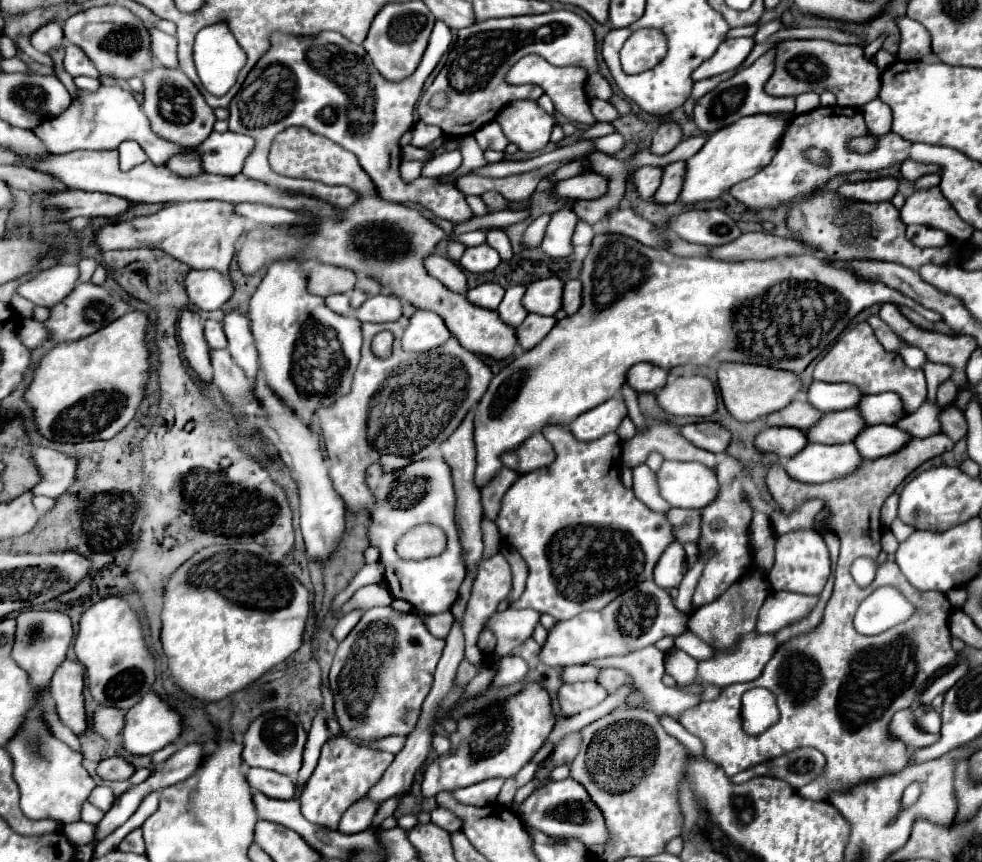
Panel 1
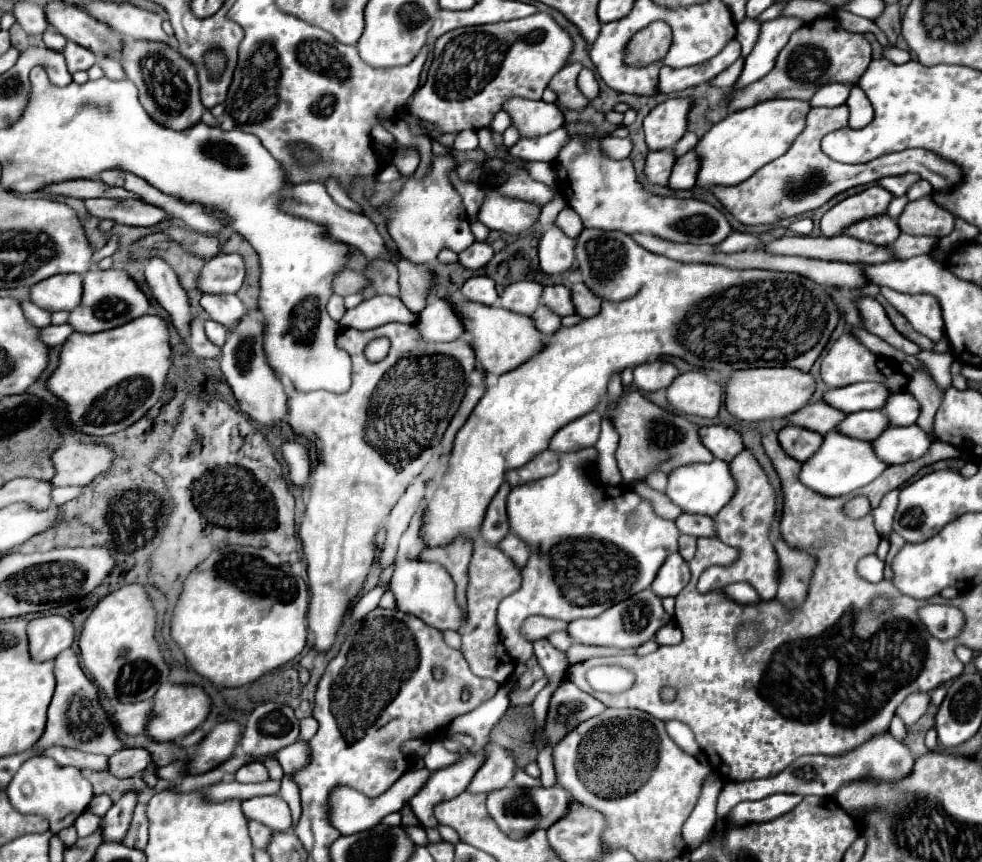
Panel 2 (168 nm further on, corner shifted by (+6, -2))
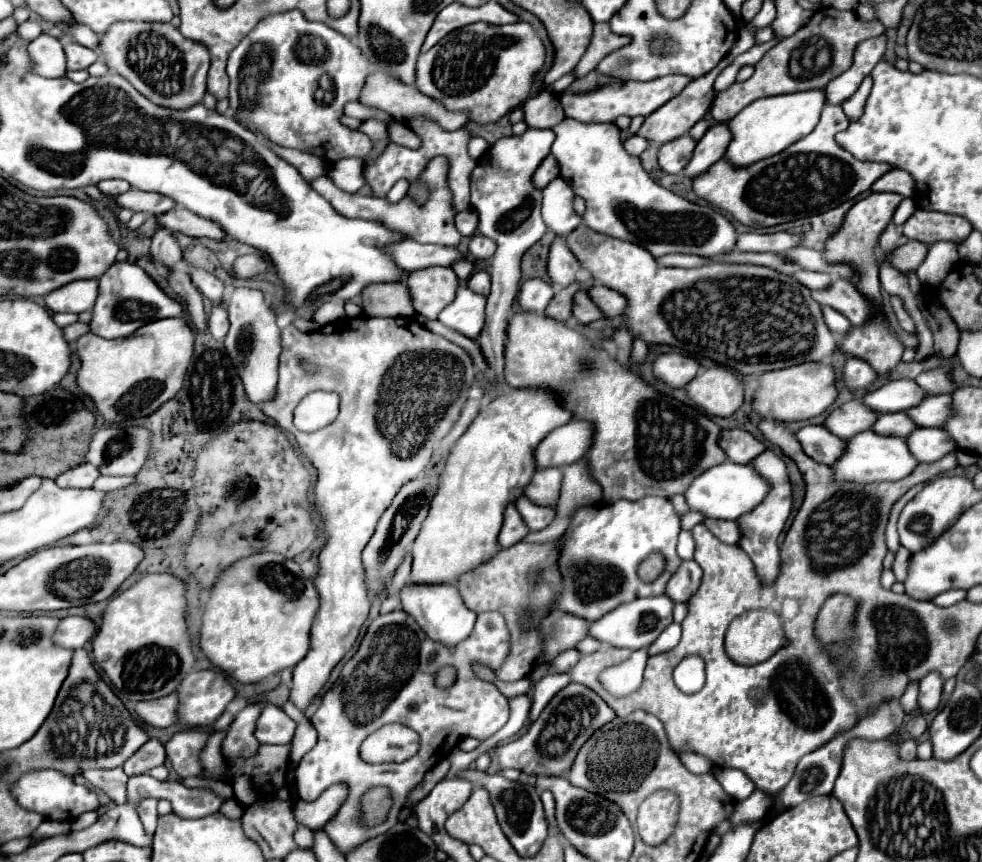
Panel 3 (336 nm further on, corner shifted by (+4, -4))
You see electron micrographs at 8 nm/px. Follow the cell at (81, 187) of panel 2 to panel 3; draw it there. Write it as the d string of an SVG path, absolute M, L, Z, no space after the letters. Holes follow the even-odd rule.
M130 189L124 195L116 195L114 201L120 207L132 209L132 211L146 211L156 217L160 217L176 207L176 203L172 203L172 199L168 199L168 197L160 197L156 193L144 193L144 191L136 191L136 189Z

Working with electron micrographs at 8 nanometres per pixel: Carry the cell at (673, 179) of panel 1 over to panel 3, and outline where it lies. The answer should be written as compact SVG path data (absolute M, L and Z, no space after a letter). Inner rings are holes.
M718 123L718 125L710 127L706 131L706 135L698 141L694 157L690 159L690 163L684 169L686 175L696 177L696 175L704 173L712 163L722 159L724 147L728 147L728 139L732 139L732 135L728 135L728 123Z

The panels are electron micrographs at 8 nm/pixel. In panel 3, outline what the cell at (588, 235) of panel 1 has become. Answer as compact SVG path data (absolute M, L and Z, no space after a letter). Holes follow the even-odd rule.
M556 177L544 189L544 203L542 203L544 223L556 235L566 237L582 223L582 219L576 215L572 203L574 203L574 191L572 191L572 187L568 187L568 183L564 183L562 177Z

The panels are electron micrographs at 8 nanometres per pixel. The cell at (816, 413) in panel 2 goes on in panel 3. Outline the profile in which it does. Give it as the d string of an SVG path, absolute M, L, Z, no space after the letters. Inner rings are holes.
M852 399L844 403L842 407L834 409L826 419L826 429L842 439L850 439L852 435L858 435L860 431L868 431L872 423L878 419L880 413L868 411L860 399Z

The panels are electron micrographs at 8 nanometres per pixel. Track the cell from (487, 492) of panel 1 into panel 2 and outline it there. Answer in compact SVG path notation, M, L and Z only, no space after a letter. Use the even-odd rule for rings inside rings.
M504 481L486 509L486 517L480 525L480 537L488 543L500 543L508 533L508 519L506 519L508 493L510 493L510 485L506 485Z

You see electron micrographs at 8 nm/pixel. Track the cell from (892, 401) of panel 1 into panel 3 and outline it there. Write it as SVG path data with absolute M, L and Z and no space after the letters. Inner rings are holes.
M932 395L924 399L918 407L910 409L908 415L920 425L920 427L942 427L944 419L952 415L952 395Z

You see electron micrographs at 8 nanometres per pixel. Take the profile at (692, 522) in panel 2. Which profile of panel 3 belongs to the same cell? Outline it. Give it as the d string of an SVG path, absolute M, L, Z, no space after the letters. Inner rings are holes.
M708 519L704 525L722 541L728 545L736 545L740 541L740 527L736 521L720 521L720 519Z

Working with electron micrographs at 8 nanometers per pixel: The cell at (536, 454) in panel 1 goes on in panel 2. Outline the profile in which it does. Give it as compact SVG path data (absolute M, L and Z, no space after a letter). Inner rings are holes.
M546 449L542 455L534 457L530 463L526 463L520 469L510 469L506 471L506 481L516 487L528 481L536 481L548 475L554 475L558 471L558 455L554 455L552 449Z

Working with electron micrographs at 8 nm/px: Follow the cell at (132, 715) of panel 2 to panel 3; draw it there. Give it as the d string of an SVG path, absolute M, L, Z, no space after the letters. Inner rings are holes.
M172 693L160 699L152 699L152 701L140 701L134 711L148 725L170 727L180 721L176 707L178 707L178 695Z

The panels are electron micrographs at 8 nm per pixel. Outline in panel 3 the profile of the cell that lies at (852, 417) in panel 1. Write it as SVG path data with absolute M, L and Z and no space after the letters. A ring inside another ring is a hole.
M890 413L890 415L880 415L878 421L874 423L872 431L878 435L896 435L896 437L908 437L916 427L912 419L908 419L908 413Z

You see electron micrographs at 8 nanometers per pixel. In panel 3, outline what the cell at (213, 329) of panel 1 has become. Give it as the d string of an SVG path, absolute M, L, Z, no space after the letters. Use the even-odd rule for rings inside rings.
M218 303L212 307L212 313L210 313L210 321L208 321L208 327L210 327L210 333L214 335L214 339L224 339L226 333L228 333L228 311L226 311L226 305L224 303Z

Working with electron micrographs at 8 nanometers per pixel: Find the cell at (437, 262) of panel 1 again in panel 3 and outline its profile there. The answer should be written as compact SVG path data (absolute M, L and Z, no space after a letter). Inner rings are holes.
M438 157L428 163L424 173L420 175L420 181L424 181L430 187L430 199L426 205L418 207L410 197L404 197L400 203L388 203L386 199L376 199L376 197L362 197L362 195L350 195L342 189L338 189L328 175L320 175L320 179L312 181L312 189L320 193L340 215L344 217L360 217L360 219L376 219L382 221L386 227L394 231L406 233L410 239L418 243L440 243L440 245L458 245L462 235L458 233L454 225L454 209L452 209L452 193L448 191L446 183L446 173L448 173L448 159Z

